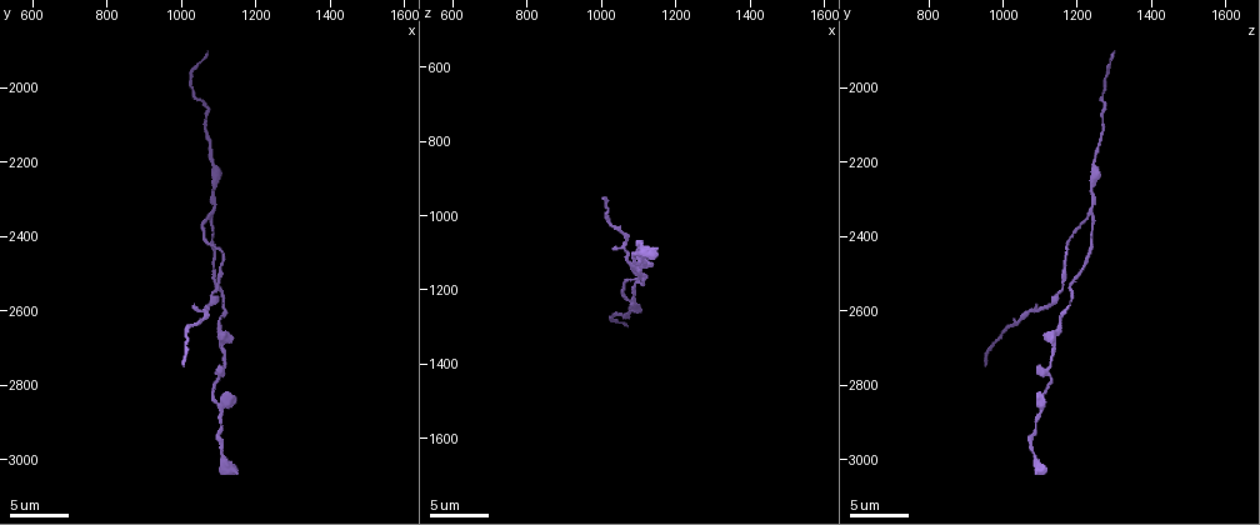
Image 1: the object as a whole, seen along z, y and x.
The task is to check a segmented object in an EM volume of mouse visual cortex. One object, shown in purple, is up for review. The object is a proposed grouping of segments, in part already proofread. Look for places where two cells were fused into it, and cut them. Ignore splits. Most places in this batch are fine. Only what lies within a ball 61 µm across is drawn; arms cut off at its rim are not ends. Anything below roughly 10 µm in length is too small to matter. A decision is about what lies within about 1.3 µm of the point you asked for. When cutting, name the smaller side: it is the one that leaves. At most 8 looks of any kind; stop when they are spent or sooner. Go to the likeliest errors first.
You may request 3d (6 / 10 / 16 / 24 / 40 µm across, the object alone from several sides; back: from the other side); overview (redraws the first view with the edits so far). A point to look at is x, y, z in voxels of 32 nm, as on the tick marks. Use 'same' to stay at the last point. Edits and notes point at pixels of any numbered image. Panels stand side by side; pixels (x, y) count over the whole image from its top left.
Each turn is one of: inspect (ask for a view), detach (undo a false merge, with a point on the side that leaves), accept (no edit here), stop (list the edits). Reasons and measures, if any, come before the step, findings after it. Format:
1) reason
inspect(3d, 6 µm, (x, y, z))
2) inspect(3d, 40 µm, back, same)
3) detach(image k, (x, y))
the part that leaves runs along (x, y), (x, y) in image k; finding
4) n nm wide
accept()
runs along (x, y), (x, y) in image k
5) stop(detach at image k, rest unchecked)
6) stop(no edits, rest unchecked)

four arms meet
inspect(3d, 10 µm, (1100, 2540, 1180))

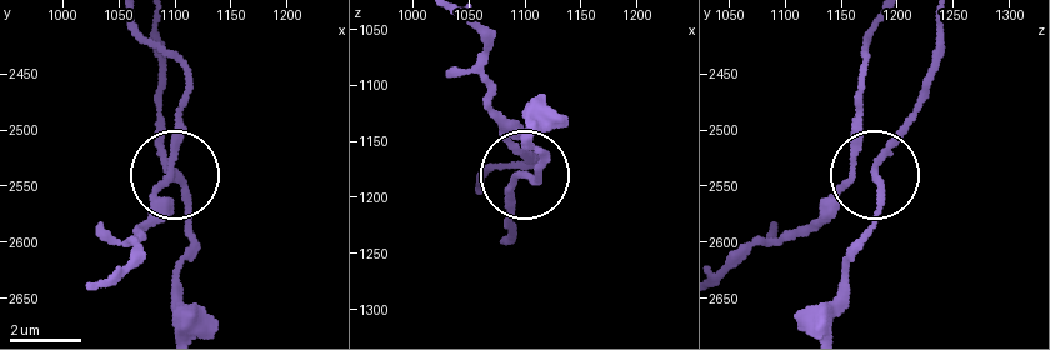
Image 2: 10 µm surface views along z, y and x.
inspect(3d, 10 µm, back, (1098, 2538, 1182))

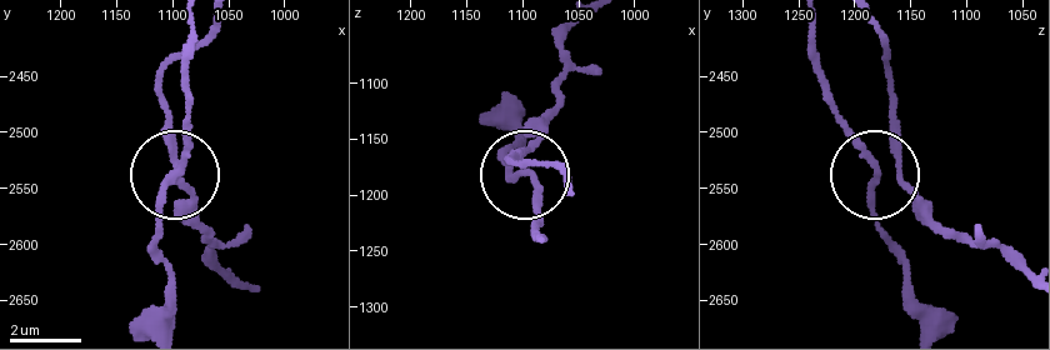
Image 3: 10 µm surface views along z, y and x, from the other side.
4 arms
accept()
runs along (185, 118), (176, 174), (159, 73) in image 3; continuous, no second cell

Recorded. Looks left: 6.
calibre changes
inspect(3d, 16 µm, (1080, 2360, 1240))

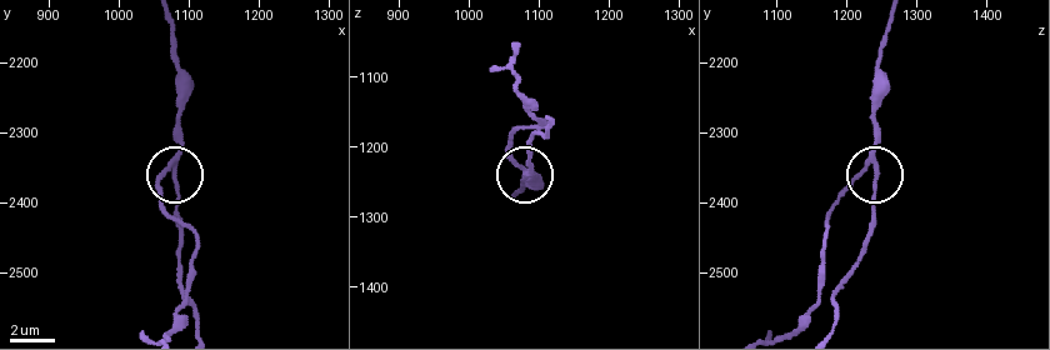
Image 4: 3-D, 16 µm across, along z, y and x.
inspect(3d, 6 µm, (1075, 2360, 1240))

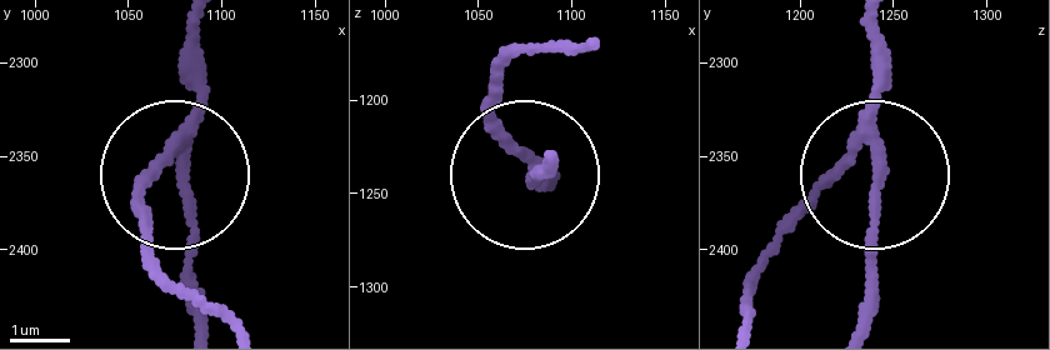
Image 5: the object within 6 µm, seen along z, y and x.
accept()
runs along (856, 316), (871, 271), (871, 23) in image 5; all the same cell

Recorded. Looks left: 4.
calibre changes
inspect(3d, 16 µm, (1090, 2840, 1110))

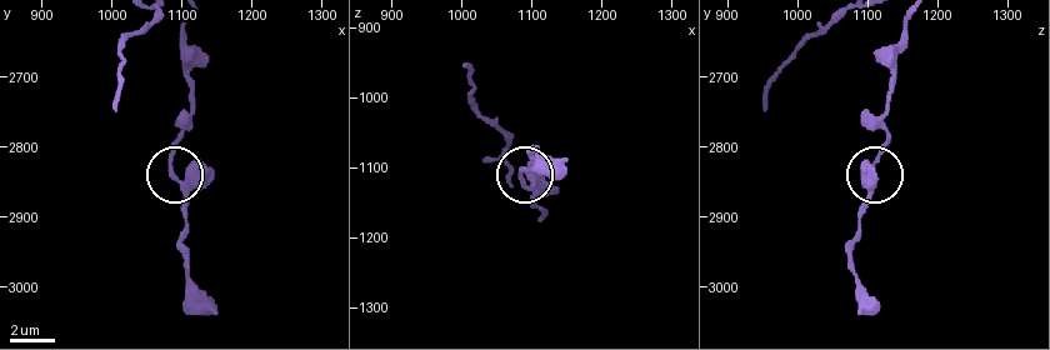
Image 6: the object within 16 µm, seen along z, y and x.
closer look
inspect(3d, 6 µm, (1090, 2840, 1100))

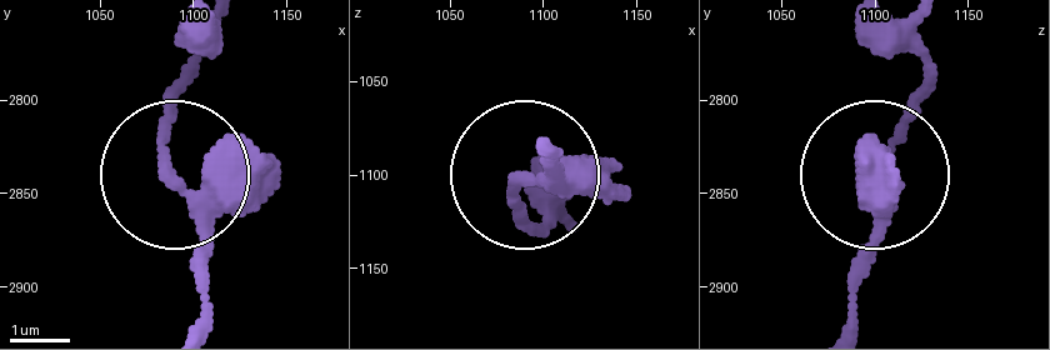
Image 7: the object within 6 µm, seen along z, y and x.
accept()
runs along (923, 33), (849, 326) in image 7; one cell here

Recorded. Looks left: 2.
thick turns thin
inspect(3d, 10 µm, (1090, 2210, 1250))

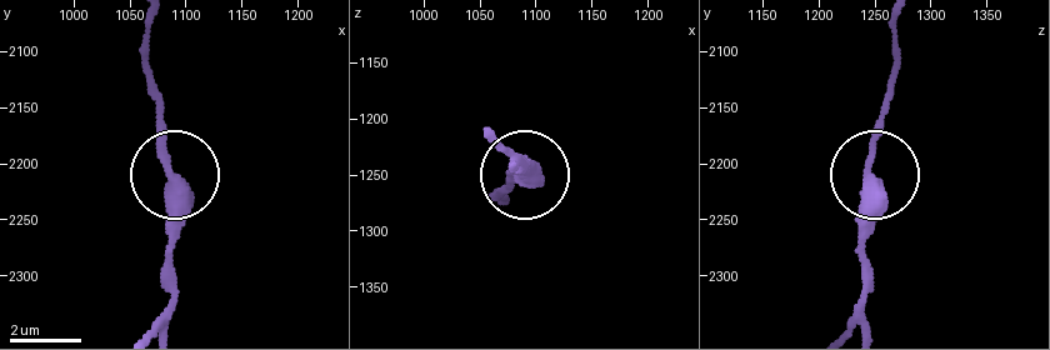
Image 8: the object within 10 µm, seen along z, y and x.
accept()
runs along (164, 329), (173, 293), (173, 168), (154, 81) in image 8; one cell here

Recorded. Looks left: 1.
stop(no edits, rest unchecked)

